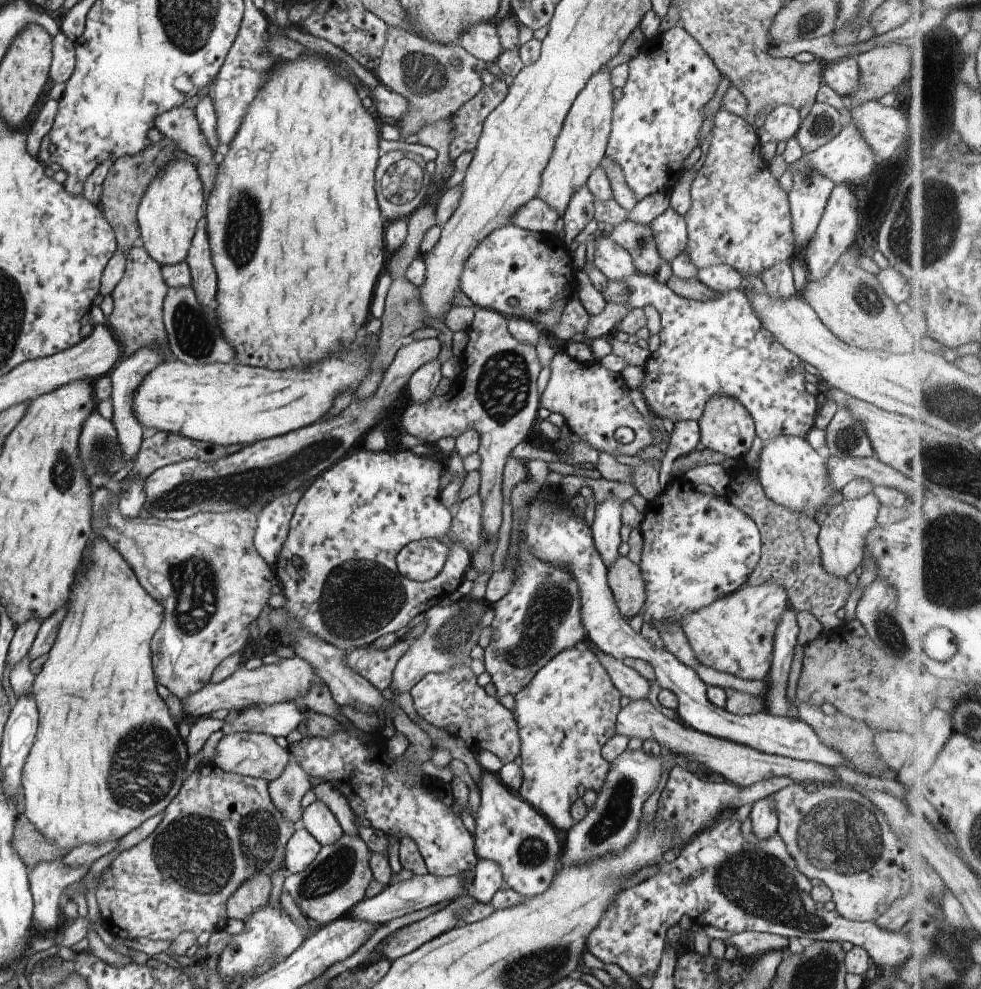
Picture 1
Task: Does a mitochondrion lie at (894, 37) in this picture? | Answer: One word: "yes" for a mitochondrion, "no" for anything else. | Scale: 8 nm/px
no

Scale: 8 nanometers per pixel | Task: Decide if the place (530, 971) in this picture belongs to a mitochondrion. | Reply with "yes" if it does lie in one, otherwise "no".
yes

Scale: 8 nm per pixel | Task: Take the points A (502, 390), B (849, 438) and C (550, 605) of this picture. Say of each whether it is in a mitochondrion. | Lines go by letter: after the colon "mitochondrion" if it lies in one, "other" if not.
A: mitochondrion
B: mitochondrion
C: mitochondrion

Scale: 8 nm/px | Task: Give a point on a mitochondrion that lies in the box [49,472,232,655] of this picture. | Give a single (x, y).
(195, 580)

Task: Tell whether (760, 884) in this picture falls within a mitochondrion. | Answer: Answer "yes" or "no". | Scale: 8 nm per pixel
yes

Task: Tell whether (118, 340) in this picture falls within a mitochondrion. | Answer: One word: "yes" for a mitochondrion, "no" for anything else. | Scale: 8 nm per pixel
no

